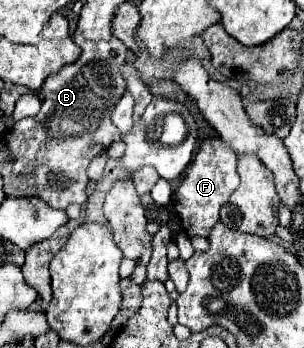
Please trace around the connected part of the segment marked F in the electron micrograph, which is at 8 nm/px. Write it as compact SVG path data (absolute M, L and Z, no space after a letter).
M219 138L203 140L191 166L187 166L181 186L173 194L173 206L181 218L183 230L189 238L209 236L211 228L219 222L219 208L229 200L229 196L239 186L237 174L237 154Z

